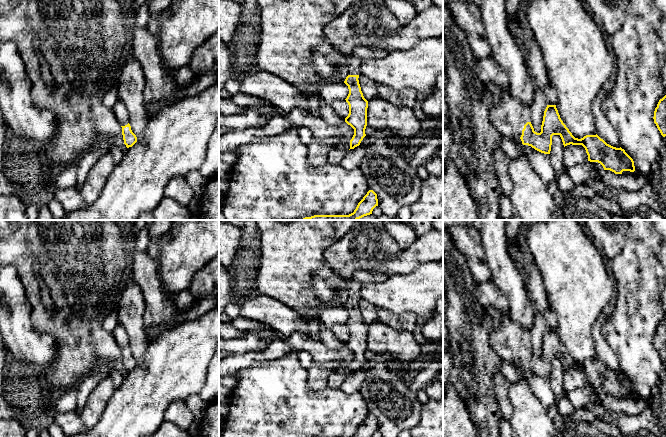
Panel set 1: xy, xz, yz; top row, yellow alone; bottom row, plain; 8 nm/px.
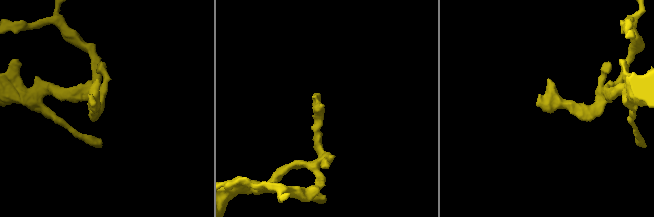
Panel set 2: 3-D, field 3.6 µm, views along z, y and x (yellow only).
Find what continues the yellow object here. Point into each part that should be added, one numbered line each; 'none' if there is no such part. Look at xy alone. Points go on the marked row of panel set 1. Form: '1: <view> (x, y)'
1: xy (120, 110)

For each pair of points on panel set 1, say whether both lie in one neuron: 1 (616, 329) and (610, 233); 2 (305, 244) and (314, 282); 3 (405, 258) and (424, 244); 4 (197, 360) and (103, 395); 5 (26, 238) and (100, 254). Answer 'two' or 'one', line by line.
1: two
2: one
3: one
4: two
5: one

